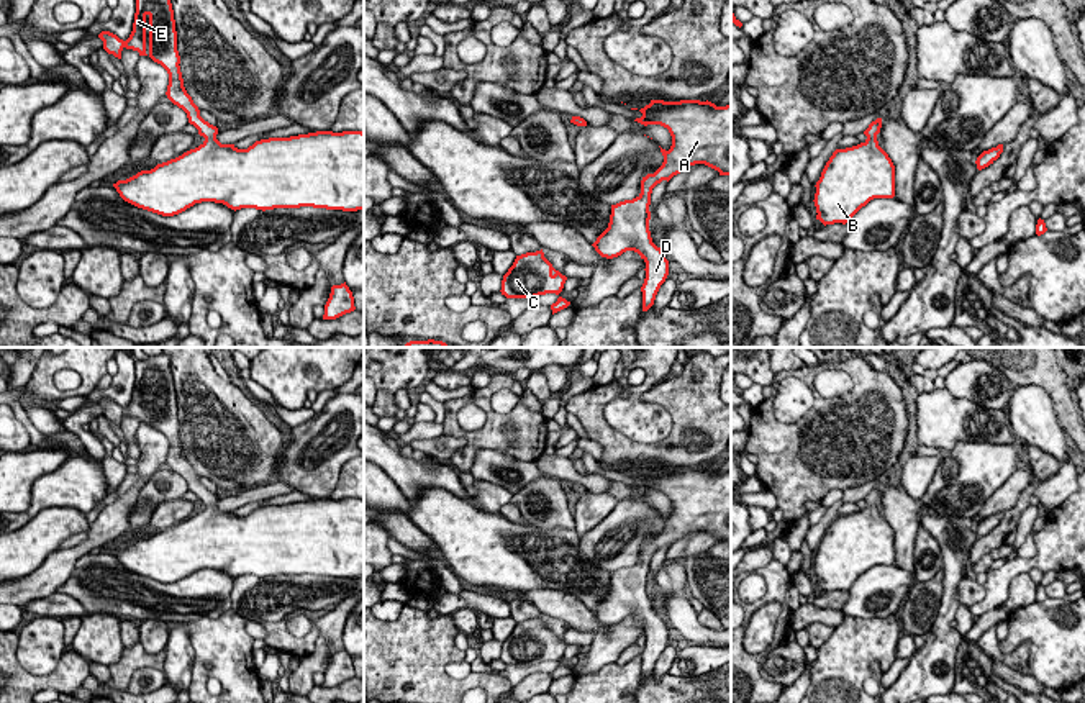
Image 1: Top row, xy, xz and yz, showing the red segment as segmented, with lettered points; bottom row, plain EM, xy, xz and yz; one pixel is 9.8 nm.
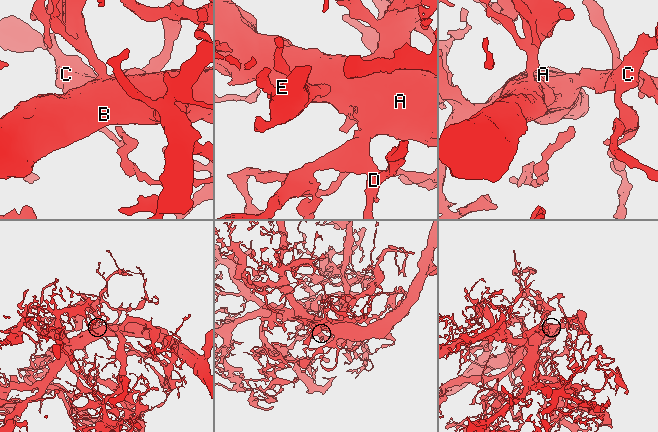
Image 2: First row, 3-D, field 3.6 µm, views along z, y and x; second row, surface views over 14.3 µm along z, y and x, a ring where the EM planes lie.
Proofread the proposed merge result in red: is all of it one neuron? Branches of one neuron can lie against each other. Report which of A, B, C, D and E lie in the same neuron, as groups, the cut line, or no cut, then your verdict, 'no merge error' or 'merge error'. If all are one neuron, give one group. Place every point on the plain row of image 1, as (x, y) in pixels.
groups A B C D E; cut none; no merge error

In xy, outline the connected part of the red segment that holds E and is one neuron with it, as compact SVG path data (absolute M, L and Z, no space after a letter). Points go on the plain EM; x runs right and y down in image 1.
M166 352L144 361L136 359L133 398L126 408L110 398L102 398L98 405L103 408L103 416L118 426L126 415L161 431L169 441L167 465L187 480L188 490L205 505L198 515L113 551L125 569L162 583L179 582L202 569L223 570L234 578L241 575L266 578L300 574L343 578L364 577L362 498L316 498L290 505L269 505L256 508L247 516L221 511L216 506L218 495L200 483L198 474L184 454L170 357Z

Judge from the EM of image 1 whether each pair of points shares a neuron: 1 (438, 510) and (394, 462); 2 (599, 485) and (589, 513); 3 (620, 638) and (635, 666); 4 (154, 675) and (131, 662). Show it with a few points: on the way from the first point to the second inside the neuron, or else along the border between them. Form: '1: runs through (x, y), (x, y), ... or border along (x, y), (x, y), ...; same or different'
1: border along (458, 497), (443, 489), (425, 489), (412, 502); different
2: border along (587, 490), (605, 492); different
3: border along (615, 661), (594, 672), (579, 675); different
4: border along (161, 669), (140, 667), (127, 685); different

